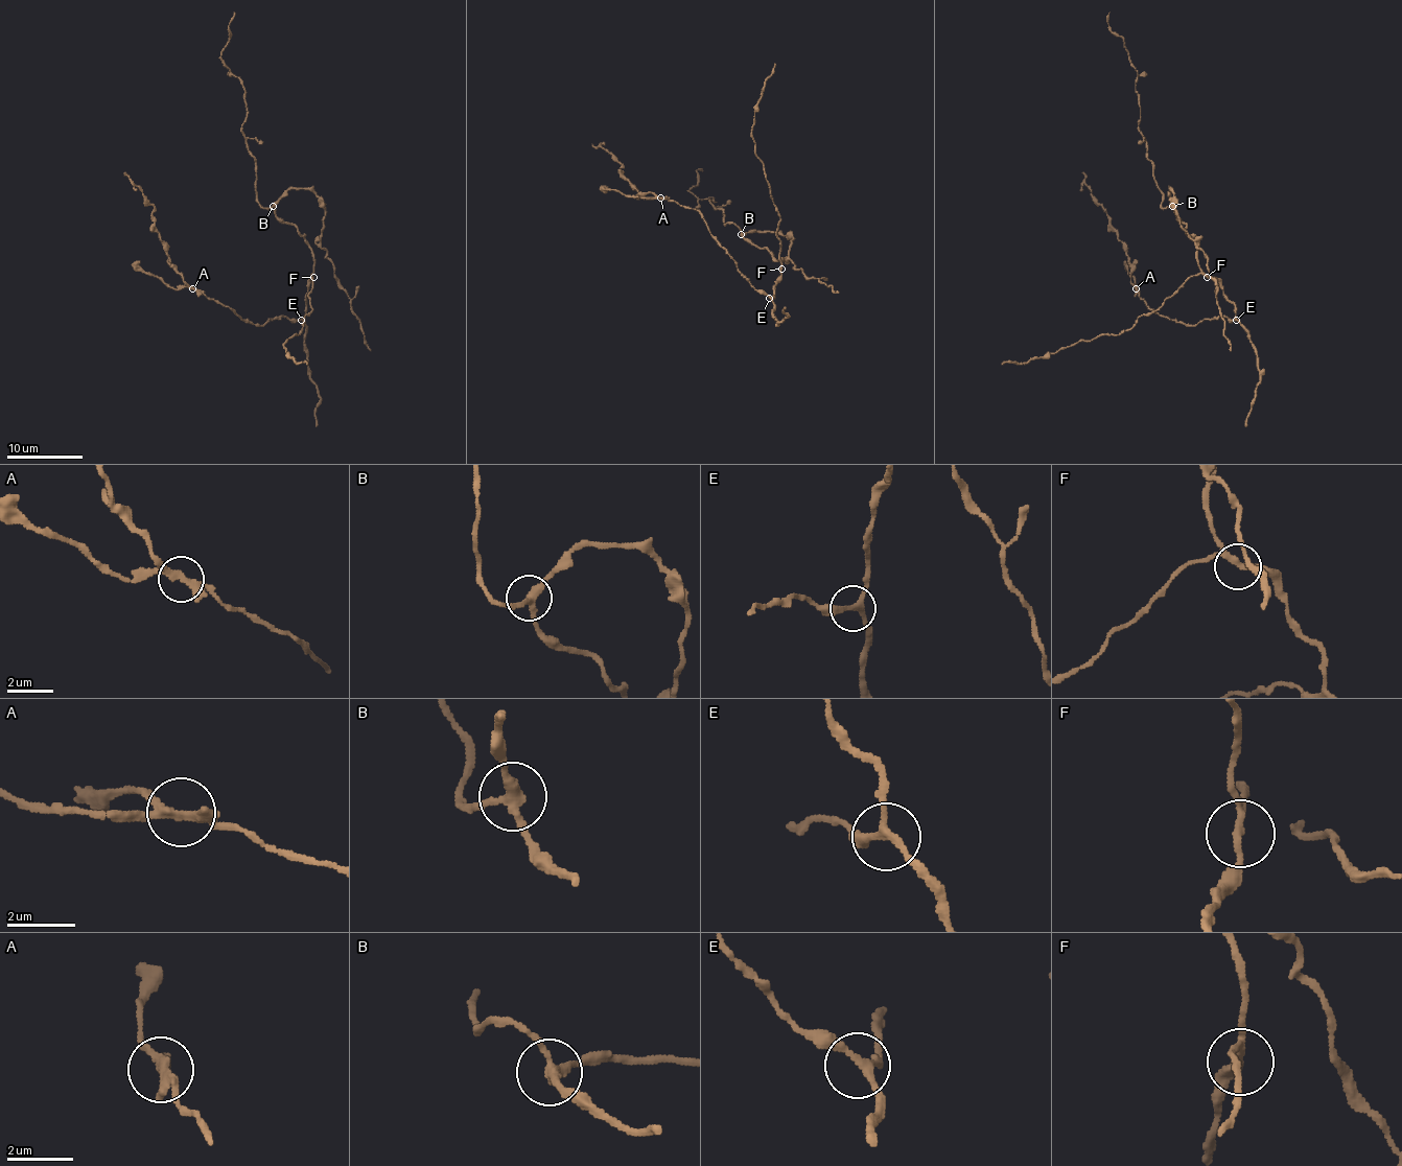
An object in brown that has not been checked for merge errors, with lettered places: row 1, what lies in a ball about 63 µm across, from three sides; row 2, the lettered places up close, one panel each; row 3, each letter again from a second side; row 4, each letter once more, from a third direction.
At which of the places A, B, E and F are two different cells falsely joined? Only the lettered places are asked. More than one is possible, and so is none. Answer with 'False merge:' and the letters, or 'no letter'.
False merge: A, B

